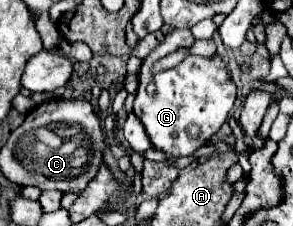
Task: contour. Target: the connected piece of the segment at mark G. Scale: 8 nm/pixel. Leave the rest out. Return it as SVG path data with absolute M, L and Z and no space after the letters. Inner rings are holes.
M173 30L143 60L141 70L139 70L139 88L135 94L133 112L143 122L153 146L159 148L161 152L165 152L167 156L191 156L227 121L235 100L237 100L237 86L231 80L231 76L219 56L201 58L201 56L187 54L185 60L181 64L177 64L175 68L159 72L159 74L151 74L151 68L157 60L161 60L163 56L167 56L179 48L189 48L191 44L193 44L191 30ZM149 82L155 84L155 88L157 88L155 94L147 94L145 86ZM193 124L199 126L197 138L189 136L189 126L193 126Z

